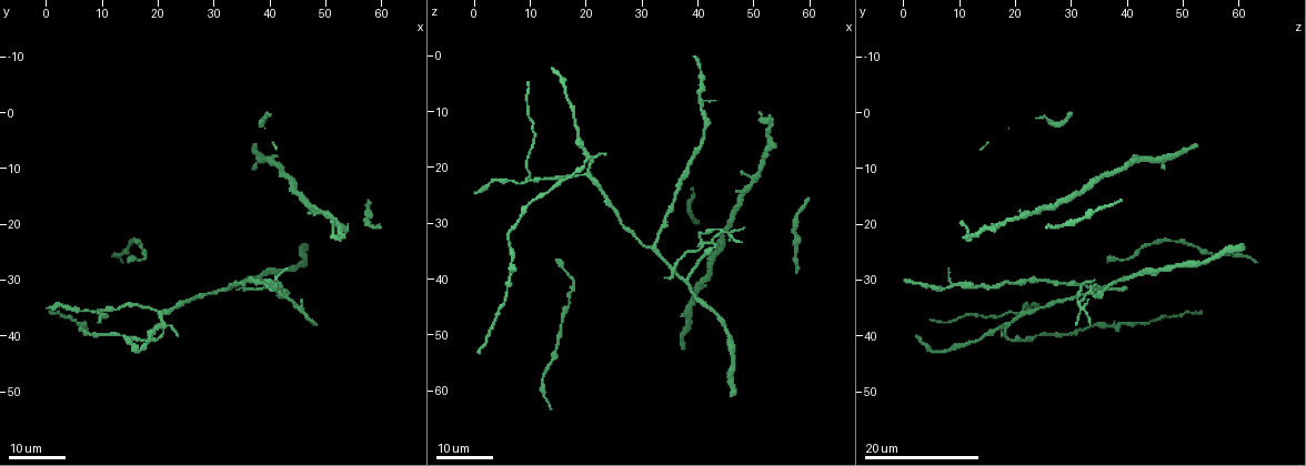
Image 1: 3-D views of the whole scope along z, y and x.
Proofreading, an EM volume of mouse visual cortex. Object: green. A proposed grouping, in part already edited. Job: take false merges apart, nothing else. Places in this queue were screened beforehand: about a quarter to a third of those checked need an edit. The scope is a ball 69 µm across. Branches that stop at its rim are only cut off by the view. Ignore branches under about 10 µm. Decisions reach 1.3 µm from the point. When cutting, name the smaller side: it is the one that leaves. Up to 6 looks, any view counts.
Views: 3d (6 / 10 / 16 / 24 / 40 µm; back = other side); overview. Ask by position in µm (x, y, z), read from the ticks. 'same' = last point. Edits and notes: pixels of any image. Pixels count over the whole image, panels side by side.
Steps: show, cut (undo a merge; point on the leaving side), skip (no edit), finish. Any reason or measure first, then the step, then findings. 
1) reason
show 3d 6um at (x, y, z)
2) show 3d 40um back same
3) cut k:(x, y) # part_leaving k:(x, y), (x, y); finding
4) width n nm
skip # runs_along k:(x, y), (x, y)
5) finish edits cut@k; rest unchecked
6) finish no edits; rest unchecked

abrupt turn
show 3d 16um at (43.5, 33.5, 32.0)

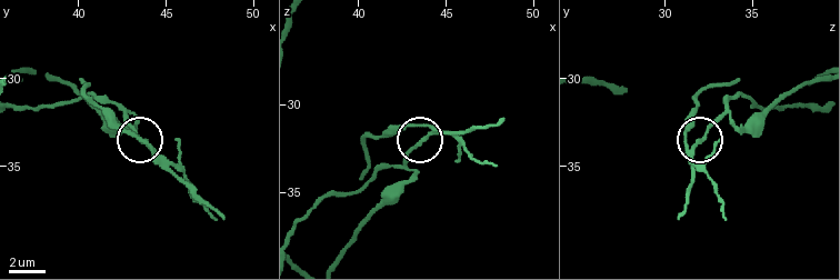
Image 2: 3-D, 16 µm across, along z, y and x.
closer look
show 3d 10um at (43.7, 33.7, 32.0)

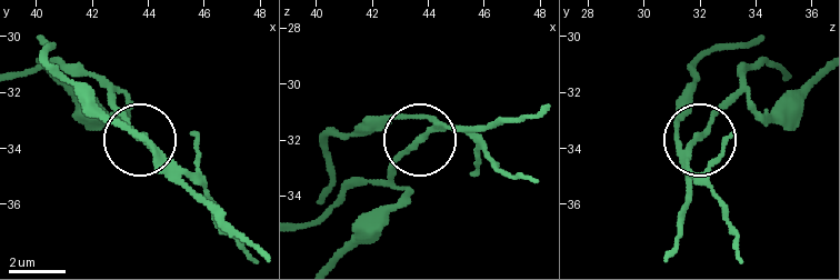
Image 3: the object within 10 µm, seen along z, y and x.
width 180 nm
skip # runs_along 3:(342, 258), (404, 196), (393, 172), (427, 129), (388, 114); one neuron here

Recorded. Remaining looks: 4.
three-way junction
show 3d 24um at (37.5, 29.5, 40.0)

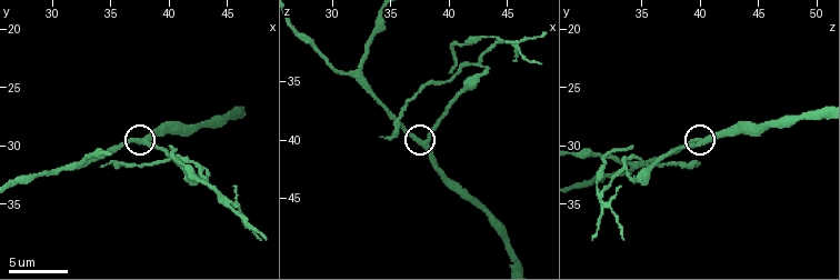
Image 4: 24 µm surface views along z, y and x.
show 3d 6um at (38.0, 29.6, 40.4)

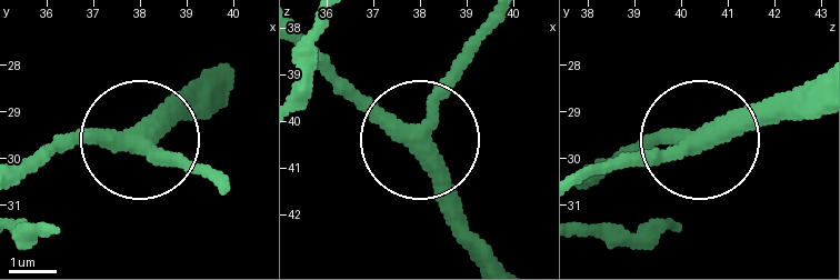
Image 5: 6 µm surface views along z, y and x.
skip # runs_along 5:(588, 183), (636, 148), (688, 144), (592, 168); one neuron here

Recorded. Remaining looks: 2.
arms part here
show 3d 10um at (31.4, 31.8, 34.2)

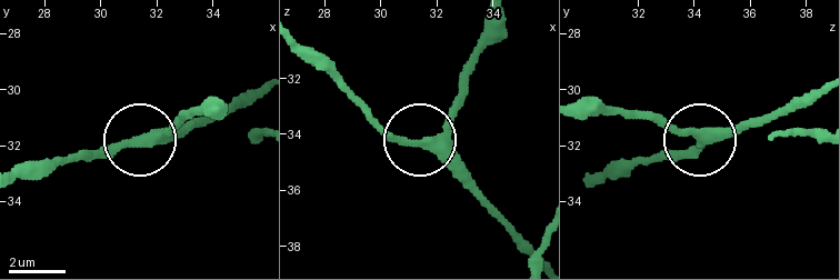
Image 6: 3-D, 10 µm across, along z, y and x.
arms 3
skip # runs_along 6:(464, 70), (462, 103), (427, 141), (470, 187); all the same neuron

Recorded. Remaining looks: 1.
finish no edits; rest unchecked

